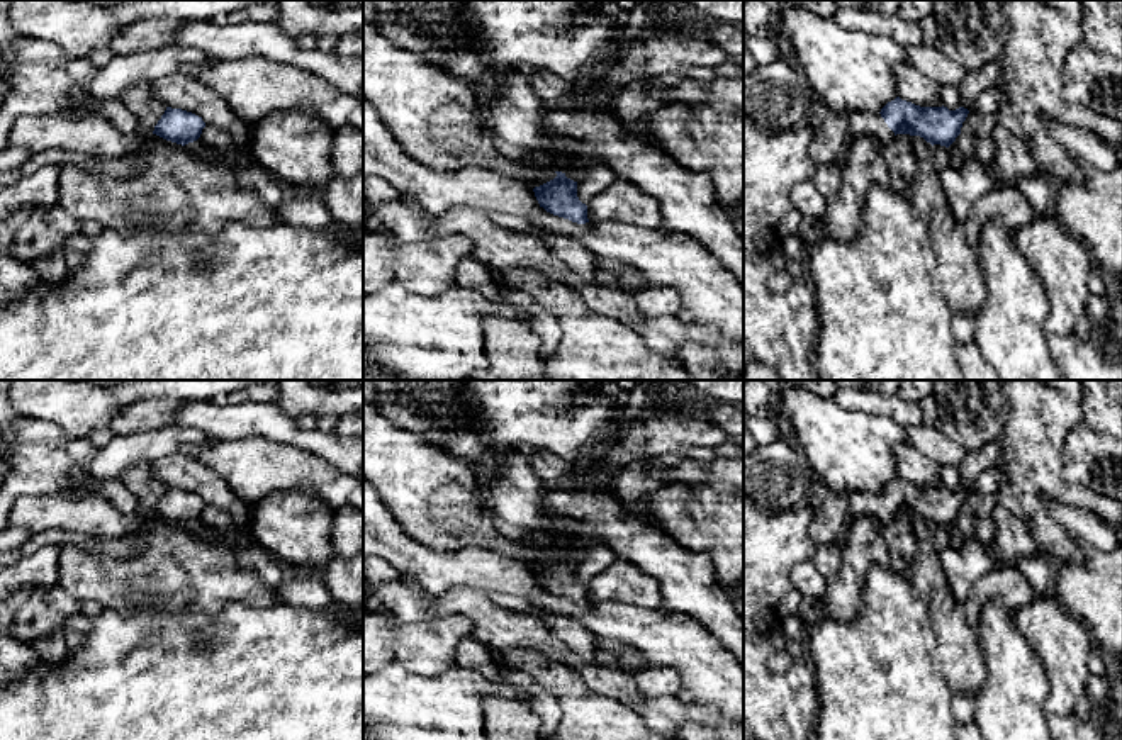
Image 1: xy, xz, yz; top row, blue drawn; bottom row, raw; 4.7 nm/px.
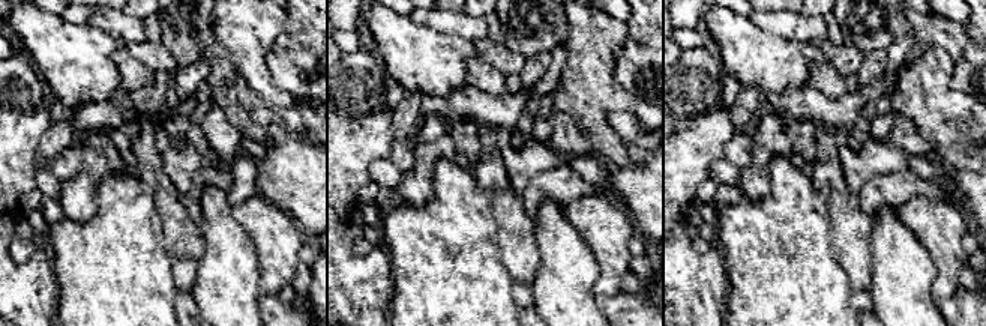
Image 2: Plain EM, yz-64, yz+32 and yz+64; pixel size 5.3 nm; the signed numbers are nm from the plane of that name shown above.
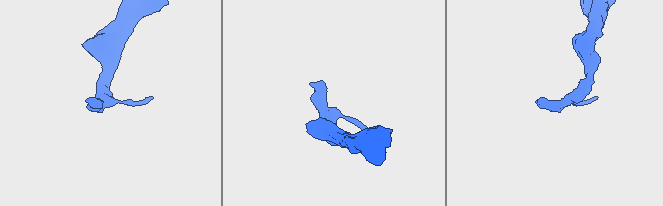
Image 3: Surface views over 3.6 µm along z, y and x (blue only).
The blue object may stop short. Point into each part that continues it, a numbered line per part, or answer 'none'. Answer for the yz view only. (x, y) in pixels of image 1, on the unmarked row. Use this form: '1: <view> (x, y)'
1: yz (873, 506)

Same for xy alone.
none

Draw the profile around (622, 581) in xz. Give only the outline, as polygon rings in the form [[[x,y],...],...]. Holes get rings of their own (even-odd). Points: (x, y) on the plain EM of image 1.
[[[621,558],[591,579],[587,599],[591,603],[625,601],[645,609],[659,609],[664,604],[657,579]]]

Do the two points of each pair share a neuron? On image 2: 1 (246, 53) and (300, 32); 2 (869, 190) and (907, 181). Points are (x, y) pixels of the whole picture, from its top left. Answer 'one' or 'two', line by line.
1: two
2: one

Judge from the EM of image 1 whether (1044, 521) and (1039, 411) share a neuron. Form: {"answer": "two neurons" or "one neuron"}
{"answer": "one neuron"}

